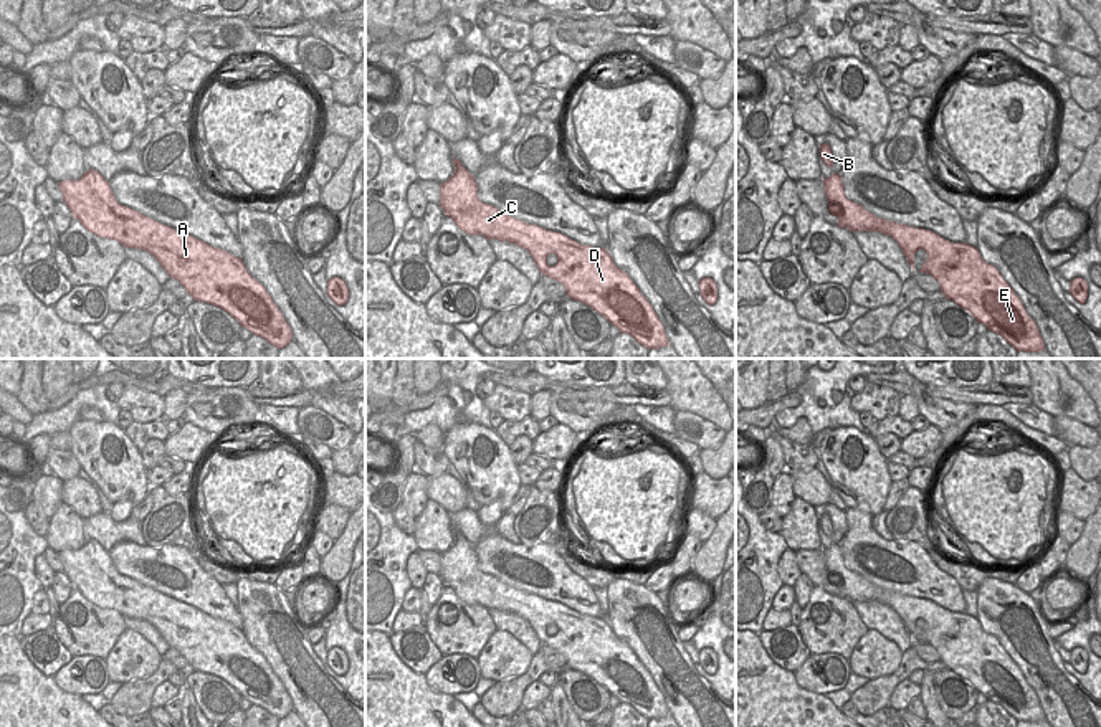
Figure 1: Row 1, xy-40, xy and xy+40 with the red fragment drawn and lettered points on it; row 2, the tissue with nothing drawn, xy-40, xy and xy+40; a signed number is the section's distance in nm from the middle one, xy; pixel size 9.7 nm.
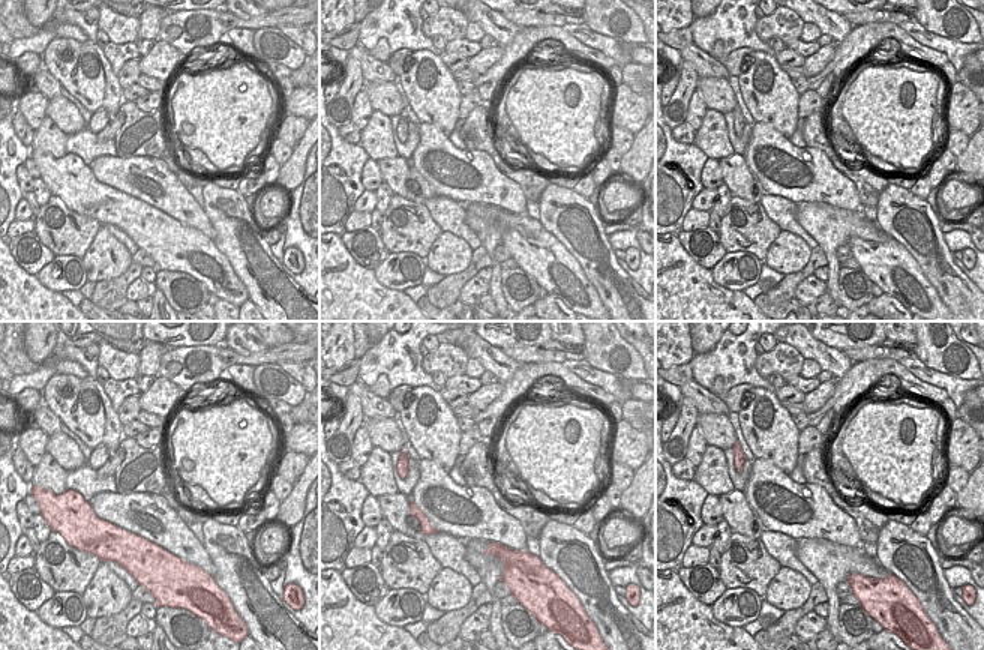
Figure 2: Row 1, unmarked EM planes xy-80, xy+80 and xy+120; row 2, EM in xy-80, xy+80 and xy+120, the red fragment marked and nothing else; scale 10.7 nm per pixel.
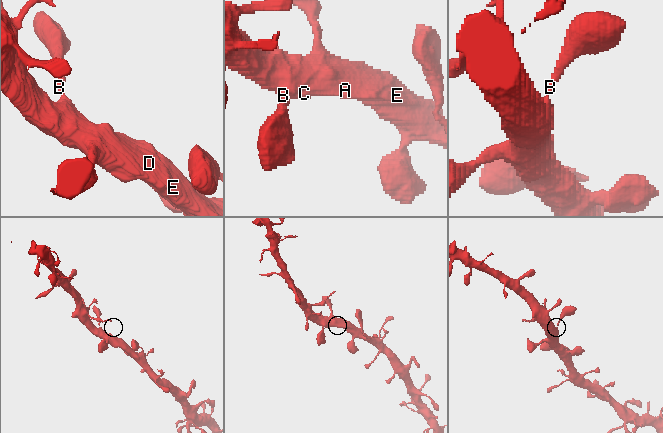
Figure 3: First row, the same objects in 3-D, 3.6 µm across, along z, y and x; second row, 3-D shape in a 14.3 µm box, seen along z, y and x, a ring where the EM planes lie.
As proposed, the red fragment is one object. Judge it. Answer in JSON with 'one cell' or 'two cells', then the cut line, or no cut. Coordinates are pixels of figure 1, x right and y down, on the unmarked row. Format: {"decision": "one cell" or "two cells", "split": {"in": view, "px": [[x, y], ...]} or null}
{"decision": "one cell", "split": null}

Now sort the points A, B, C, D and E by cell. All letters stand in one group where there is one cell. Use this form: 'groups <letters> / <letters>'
groups A B C D E

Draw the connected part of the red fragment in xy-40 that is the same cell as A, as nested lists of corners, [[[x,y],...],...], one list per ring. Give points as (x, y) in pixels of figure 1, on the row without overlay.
[[[94,539],[88,540],[79,550],[58,552],[58,558],[73,588],[79,590],[88,601],[99,608],[116,610],[124,618],[137,618],[150,623],[165,643],[185,658],[193,671],[218,676],[236,689],[241,697],[263,707],[276,719],[283,719],[293,710],[293,701],[284,686],[265,656],[248,643],[243,630],[121,575],[109,552]]]

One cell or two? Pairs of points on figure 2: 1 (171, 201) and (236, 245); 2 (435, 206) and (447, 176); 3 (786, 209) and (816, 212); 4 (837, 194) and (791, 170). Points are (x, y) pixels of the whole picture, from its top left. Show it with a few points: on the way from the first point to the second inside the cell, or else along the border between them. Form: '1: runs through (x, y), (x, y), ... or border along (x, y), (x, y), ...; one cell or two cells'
1: border along (203, 209), (215, 231), (213, 240); two cells
2: border along (440, 195), (465, 204); two cells
3: border along (795, 203), (795, 221), (815, 240); two cells
4: runs through (825, 185), (803, 174); one cell

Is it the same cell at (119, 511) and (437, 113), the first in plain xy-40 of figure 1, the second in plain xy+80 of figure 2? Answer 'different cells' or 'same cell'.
different cells

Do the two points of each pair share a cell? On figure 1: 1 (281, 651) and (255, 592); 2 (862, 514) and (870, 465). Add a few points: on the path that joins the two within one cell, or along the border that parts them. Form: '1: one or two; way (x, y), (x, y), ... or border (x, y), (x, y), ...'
1: one; way (281, 636), (263, 607)
2: two; border (848, 506), (865, 503), (873, 514)

